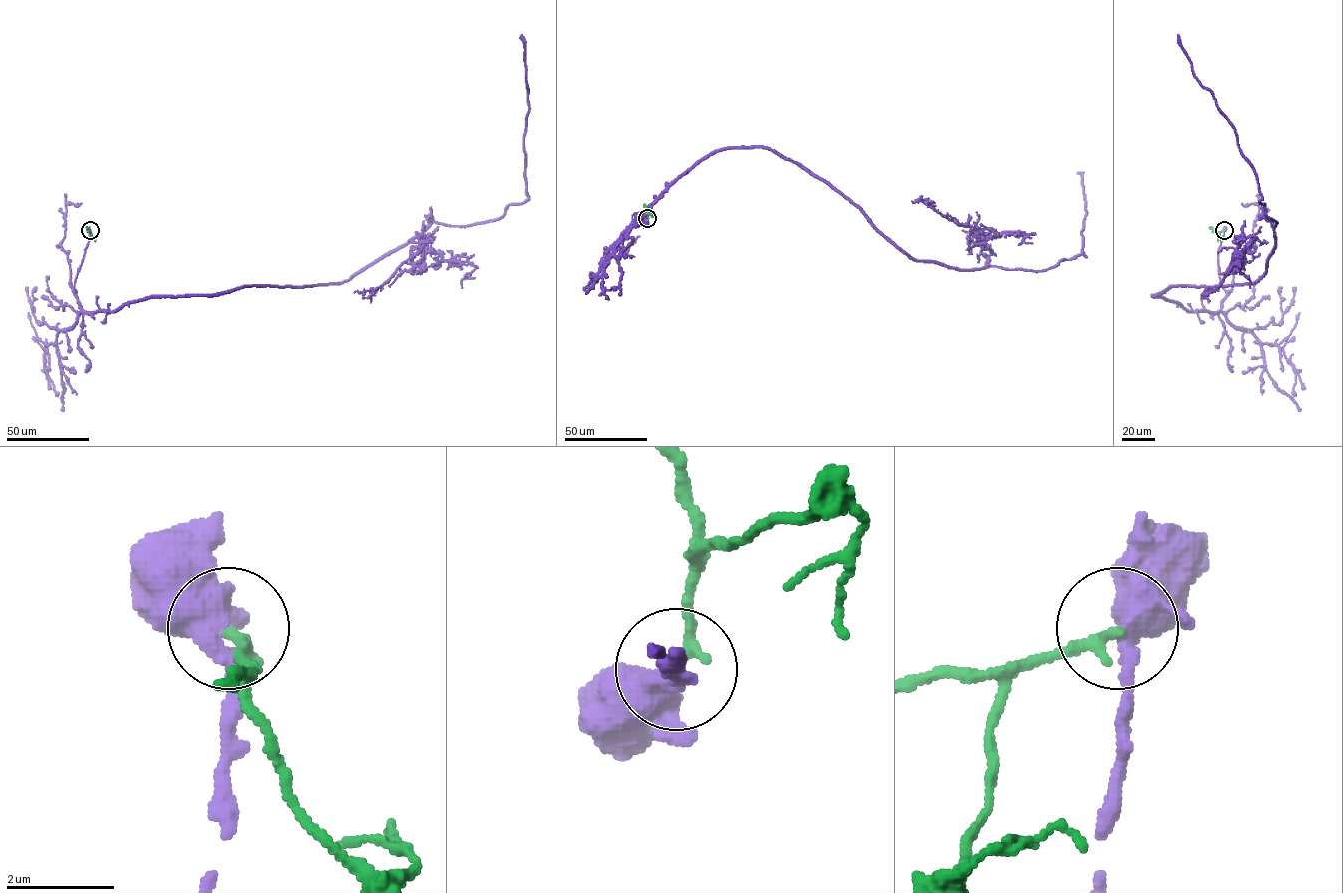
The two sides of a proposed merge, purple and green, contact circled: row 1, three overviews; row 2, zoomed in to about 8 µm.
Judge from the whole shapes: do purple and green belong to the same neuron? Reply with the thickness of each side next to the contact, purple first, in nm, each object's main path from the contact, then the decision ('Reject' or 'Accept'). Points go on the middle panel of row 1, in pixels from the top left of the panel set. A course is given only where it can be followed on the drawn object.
Thickness 440 nm (purple) against 240 nm. Course of purple: (647, 218), (632, 216), (711, 154), (762, 147), (829, 183), (913, 258), (1042, 271), (1086, 256), (1079, 172). Course of green: (647, 218), (643, 206). Reject

